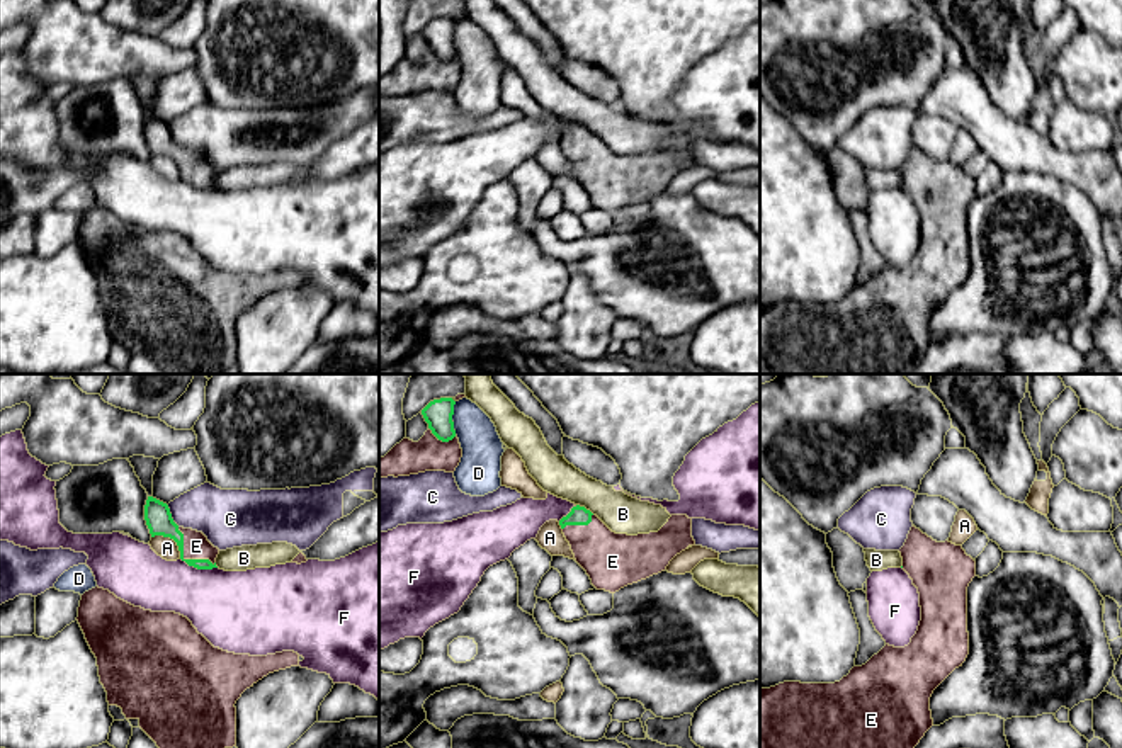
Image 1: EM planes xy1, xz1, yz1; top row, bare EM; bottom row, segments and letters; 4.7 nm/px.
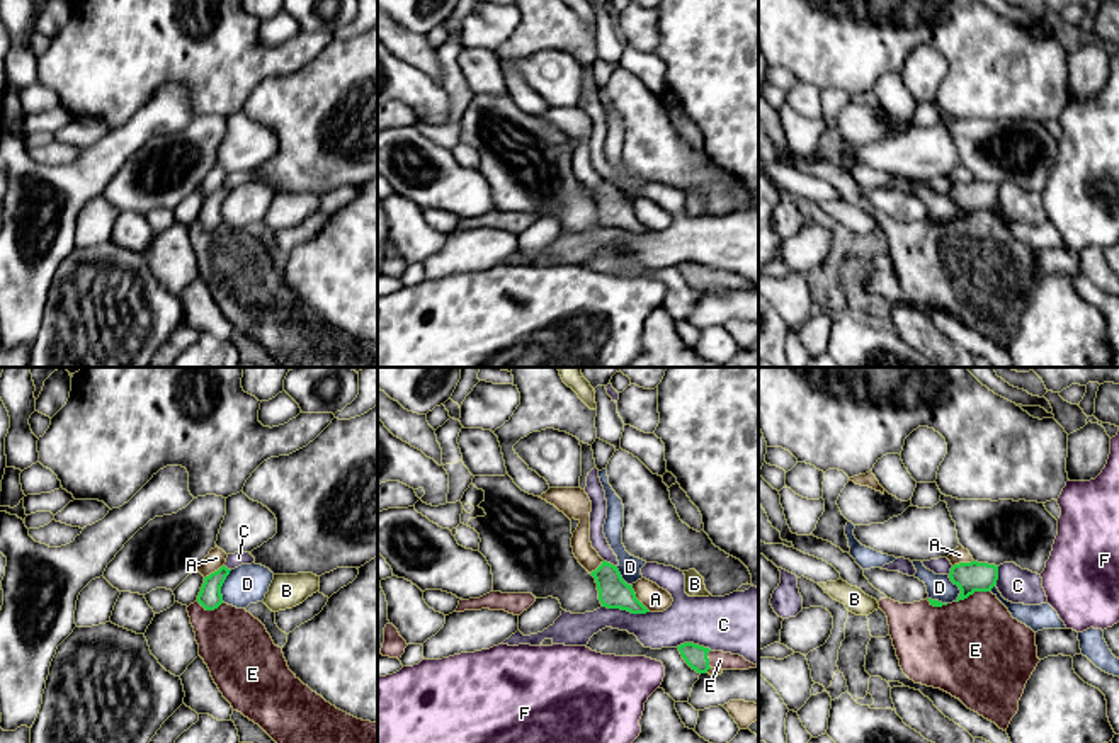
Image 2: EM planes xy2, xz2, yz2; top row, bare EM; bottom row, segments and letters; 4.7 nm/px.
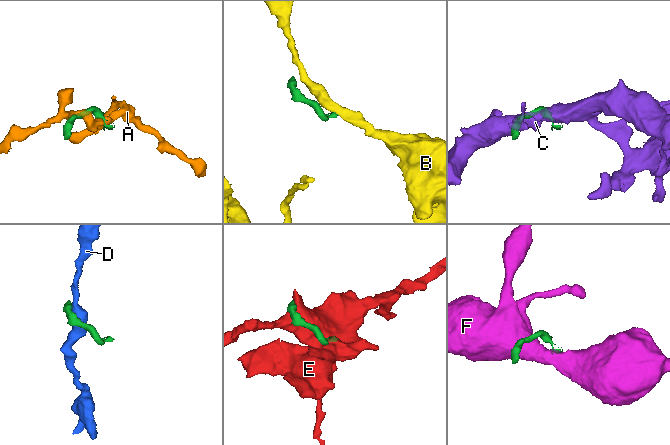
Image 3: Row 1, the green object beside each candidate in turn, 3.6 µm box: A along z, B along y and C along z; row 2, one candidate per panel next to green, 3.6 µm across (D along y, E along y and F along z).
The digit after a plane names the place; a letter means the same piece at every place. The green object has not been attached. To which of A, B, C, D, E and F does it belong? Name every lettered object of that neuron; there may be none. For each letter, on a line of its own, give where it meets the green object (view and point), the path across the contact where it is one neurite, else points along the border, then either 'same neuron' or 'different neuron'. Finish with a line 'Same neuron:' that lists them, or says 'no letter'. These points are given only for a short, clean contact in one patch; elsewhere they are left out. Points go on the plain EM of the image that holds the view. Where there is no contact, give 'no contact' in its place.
A: xy1 (172, 157) | different neuron
B: xz1 (583, 126) | along xz1 (577, 123), (594, 133) | different neuron
C: xz2 (626, 228) | different neuron
D: xz1 (451, 38) | along xz1 (456, 21), (453, 34), (454, 53) | different neuron
E: xy1 (186, 179) | same neuron
F: xy1 (199, 187) | along xy1 (181, 177), (198, 187), (216, 187) | different neuron
Same neuron: E

